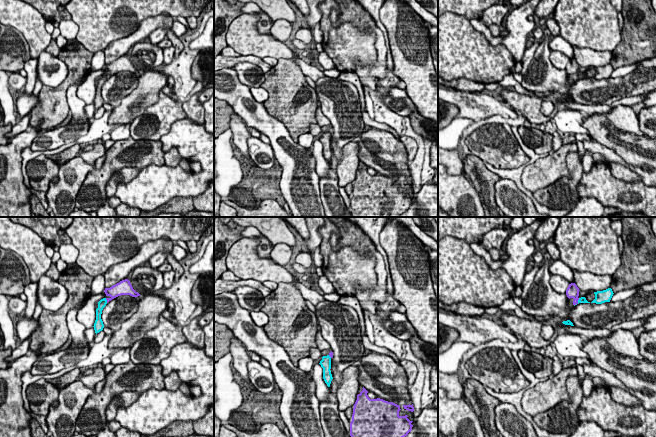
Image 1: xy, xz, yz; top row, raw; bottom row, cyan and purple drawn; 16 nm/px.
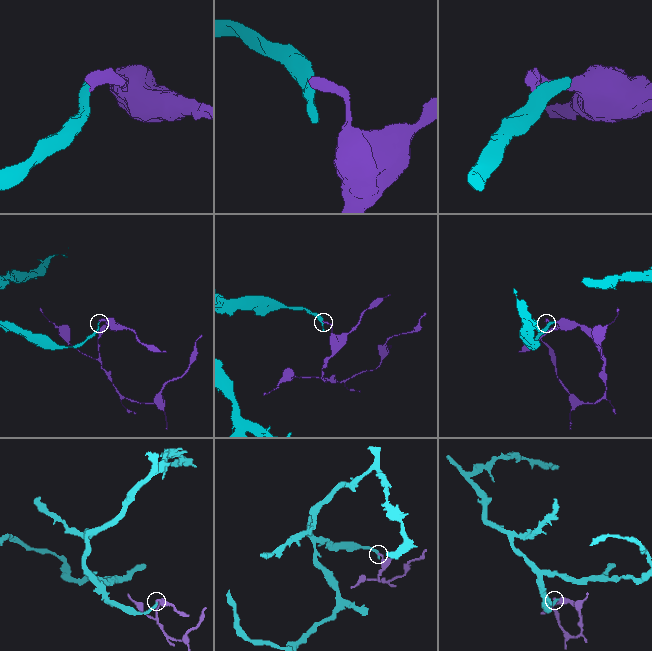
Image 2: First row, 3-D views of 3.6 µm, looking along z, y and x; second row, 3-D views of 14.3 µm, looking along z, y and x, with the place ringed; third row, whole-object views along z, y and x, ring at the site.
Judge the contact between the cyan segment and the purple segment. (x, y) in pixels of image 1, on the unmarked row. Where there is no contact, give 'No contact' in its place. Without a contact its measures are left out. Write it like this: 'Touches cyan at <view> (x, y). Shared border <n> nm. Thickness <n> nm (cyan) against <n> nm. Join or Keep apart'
Touches cyan at xy (106, 76). Shared border 90 nm. Thickness 130 nm (cyan) against 200 nm. Keep apart

